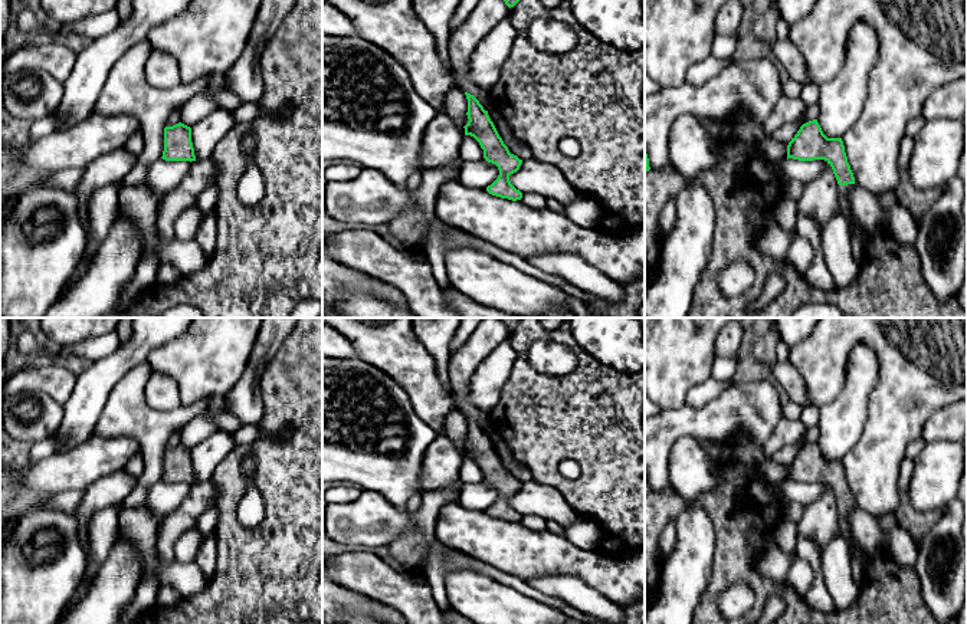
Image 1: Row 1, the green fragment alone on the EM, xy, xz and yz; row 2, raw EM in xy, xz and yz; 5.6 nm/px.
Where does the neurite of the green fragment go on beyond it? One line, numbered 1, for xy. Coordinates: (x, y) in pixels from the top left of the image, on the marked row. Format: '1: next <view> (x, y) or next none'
1: next none

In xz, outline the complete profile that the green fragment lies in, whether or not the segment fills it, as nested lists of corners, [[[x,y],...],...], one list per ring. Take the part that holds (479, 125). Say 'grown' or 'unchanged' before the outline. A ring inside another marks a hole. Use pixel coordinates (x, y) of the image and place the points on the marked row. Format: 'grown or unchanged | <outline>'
unchanged | [[[468,92],[465,95],[468,99],[466,115],[469,119],[463,127],[465,135],[473,137],[484,150],[484,158],[495,164],[499,170],[498,178],[486,187],[486,191],[512,201],[521,200],[522,193],[511,184],[509,175],[519,170],[522,160],[509,152],[491,121],[488,111],[484,109],[479,101]]]

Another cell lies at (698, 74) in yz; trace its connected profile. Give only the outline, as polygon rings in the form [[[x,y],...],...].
[[[740,49],[738,53],[728,59],[717,59],[709,56],[695,65],[692,65],[685,75],[685,82],[694,86],[704,85],[711,78],[717,76],[722,69],[728,68],[730,65],[735,63],[738,59],[743,58],[743,50]]]

